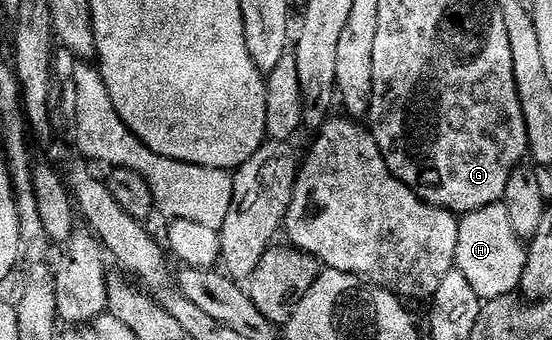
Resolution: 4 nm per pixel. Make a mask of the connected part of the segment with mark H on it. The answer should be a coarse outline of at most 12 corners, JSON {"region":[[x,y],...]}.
{"region":[[503,202],[459,218],[455,269],[481,300],[515,294],[527,246]]}

